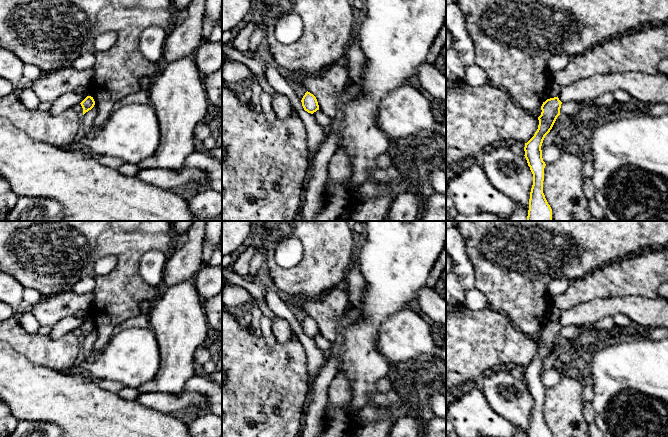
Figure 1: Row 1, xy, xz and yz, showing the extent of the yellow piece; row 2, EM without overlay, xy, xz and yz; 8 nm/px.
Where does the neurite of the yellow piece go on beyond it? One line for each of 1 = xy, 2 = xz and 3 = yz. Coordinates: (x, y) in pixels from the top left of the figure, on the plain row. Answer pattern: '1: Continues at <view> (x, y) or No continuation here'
1: No continuation here
2: No continuation here
3: No continuation here

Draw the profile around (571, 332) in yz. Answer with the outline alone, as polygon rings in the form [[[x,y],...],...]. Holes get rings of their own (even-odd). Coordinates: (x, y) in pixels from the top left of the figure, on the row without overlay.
[[[606,316],[590,325],[568,325],[561,328],[560,339],[574,341],[579,337],[583,330],[585,331],[601,331],[610,330],[614,326],[613,317]]]

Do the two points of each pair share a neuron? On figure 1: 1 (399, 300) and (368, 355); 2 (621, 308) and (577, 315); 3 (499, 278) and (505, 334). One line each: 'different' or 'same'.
1: same
2: same
3: different

